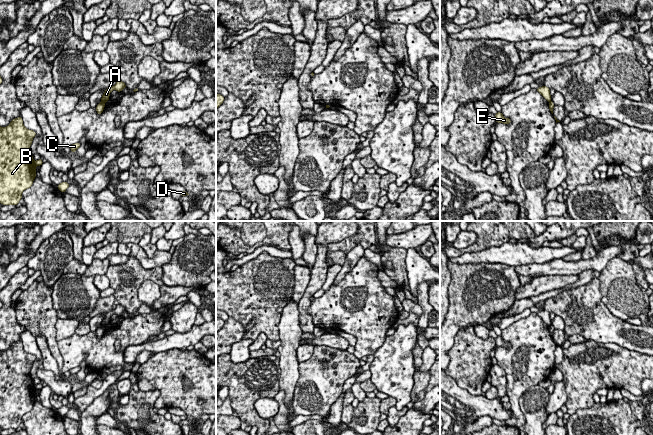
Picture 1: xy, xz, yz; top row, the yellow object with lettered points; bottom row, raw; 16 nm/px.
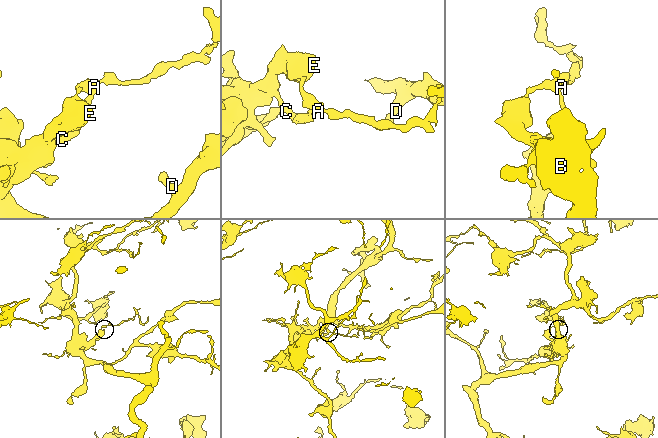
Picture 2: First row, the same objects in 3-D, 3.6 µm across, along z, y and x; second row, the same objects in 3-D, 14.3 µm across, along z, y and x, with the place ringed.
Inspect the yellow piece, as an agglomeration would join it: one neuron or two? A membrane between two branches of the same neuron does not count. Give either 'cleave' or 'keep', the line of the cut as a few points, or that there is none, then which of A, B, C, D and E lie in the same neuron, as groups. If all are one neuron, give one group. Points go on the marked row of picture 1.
cleave; cut xy (101, 100), (105, 102); groups A E / B C D

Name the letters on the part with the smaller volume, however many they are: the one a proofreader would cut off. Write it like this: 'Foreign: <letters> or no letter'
Foreign: A, E

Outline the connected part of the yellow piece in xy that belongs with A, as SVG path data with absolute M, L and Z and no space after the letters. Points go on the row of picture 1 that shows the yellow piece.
M118 80L114 86L109 87L109 88L107 88L105 90L104 94L102 95L101 101L106 103L107 101L109 101L110 93L113 90L121 92L124 88L127 88L126 85L125 85L125 83L122 82L121 80Z

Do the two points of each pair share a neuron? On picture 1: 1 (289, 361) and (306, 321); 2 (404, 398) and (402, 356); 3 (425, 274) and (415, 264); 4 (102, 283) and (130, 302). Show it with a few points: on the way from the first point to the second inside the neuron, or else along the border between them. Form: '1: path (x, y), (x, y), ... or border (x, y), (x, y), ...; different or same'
1: border (297, 308), (298, 324), (303, 332); different
2: path (402, 388), (402, 366); same
3: path (423, 272), (417, 266); same
4: border (105, 274), (110, 286); different

